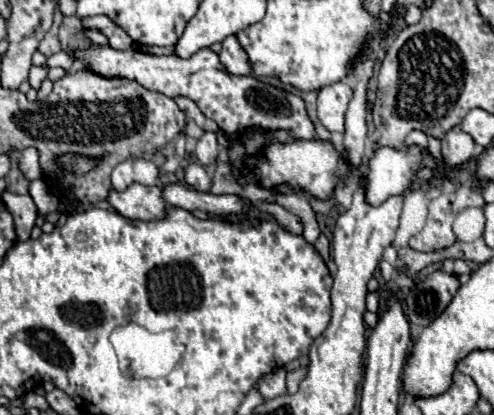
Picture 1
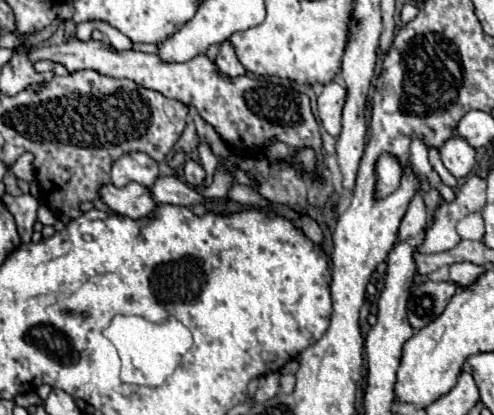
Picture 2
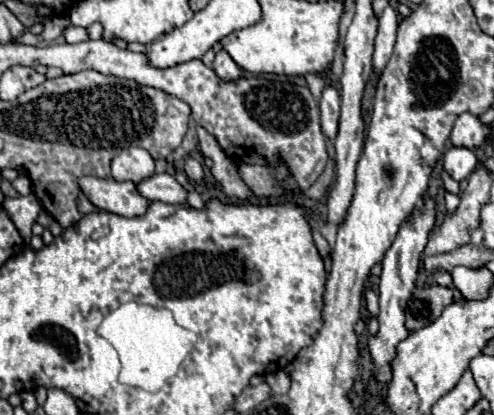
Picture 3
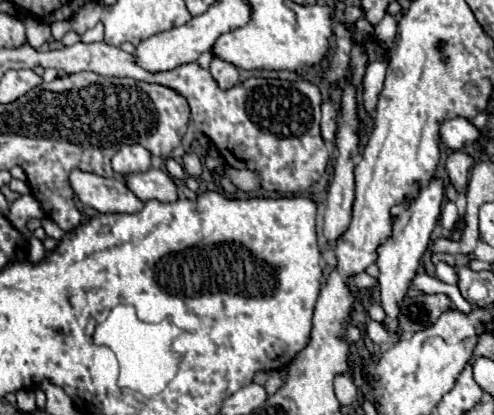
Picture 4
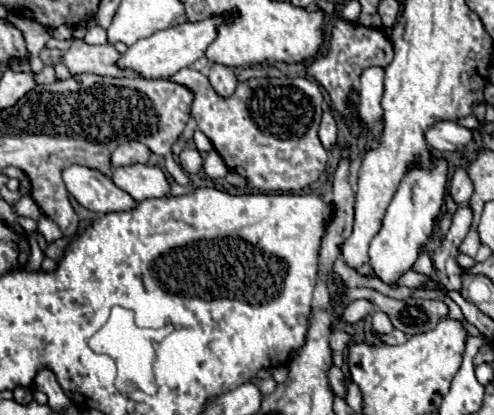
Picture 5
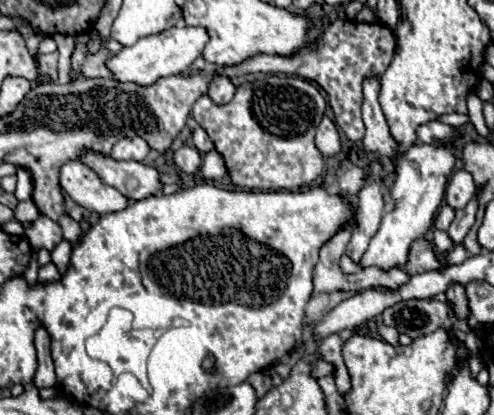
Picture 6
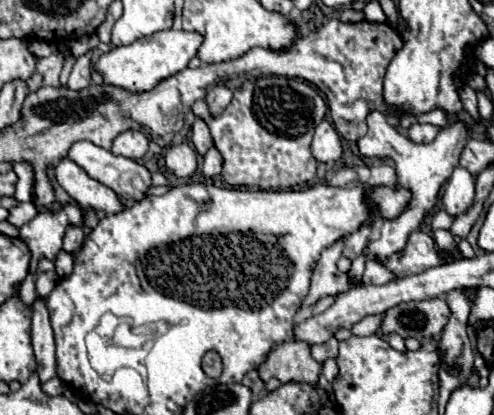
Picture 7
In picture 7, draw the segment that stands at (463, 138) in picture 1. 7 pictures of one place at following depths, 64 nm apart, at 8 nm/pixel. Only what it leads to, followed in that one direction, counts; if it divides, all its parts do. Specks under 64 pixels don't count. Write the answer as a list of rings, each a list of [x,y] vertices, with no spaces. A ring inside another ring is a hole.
[[[458,166],[444,186],[442,194],[444,210],[452,216],[464,214],[474,200],[474,184],[476,184],[474,176],[466,168]]]

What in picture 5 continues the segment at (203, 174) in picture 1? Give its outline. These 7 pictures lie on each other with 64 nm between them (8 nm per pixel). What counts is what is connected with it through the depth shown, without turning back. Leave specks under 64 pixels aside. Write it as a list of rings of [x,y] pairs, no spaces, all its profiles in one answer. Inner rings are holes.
[[[192,148],[182,150],[182,154],[180,154],[180,166],[182,166],[188,174],[198,174],[200,168],[202,168],[200,152],[198,152],[198,150],[192,150]]]

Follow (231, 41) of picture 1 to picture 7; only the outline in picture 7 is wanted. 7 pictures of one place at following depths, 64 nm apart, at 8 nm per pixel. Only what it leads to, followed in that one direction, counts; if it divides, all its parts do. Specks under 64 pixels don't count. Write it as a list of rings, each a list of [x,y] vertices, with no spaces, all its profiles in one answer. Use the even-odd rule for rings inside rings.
[[[224,84],[214,86],[212,92],[208,92],[208,96],[206,96],[206,102],[208,102],[210,112],[212,112],[214,116],[218,116],[218,114],[230,104],[230,100],[232,100],[232,90],[226,88]]]

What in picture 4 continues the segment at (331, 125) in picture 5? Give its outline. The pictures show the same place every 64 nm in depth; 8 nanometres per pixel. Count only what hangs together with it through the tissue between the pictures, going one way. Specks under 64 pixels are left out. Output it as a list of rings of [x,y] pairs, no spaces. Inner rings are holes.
[[[324,102],[322,104],[322,138],[324,140],[334,140],[336,136],[336,106],[334,102]]]

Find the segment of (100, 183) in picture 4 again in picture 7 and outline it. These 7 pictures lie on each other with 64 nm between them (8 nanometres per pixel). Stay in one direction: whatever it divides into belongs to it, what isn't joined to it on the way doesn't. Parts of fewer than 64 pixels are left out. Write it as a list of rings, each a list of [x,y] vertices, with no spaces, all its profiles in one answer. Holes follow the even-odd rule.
[[[64,158],[56,166],[56,180],[70,194],[70,198],[82,208],[92,208],[92,210],[102,210],[102,212],[124,210],[124,204],[114,190],[90,178],[76,162],[68,158]]]

